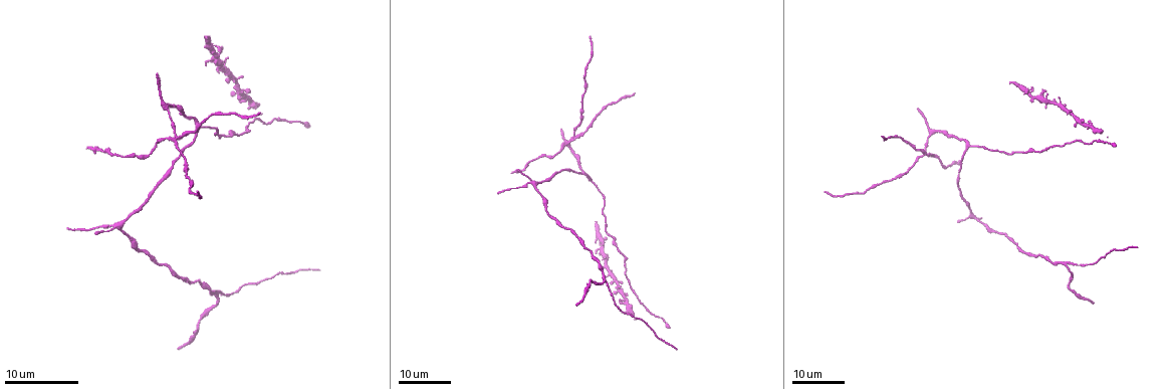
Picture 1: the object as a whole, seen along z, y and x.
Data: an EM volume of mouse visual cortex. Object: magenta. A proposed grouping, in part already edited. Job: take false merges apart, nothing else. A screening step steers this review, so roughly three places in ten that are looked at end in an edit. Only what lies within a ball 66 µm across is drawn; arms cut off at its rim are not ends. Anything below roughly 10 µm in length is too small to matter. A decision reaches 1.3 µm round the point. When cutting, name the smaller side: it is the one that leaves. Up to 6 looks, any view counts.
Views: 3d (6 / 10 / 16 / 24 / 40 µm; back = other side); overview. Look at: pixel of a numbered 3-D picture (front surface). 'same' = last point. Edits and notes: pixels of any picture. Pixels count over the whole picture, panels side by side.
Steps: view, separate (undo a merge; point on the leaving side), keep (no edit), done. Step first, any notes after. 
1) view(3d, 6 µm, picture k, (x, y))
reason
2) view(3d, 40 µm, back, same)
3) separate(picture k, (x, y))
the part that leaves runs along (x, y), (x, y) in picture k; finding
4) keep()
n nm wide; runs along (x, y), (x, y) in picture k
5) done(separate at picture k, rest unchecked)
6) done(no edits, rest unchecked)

view(3d, 16 µm, picture 1, (593, 182))
three arms meet

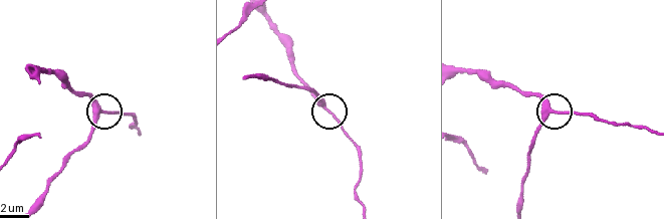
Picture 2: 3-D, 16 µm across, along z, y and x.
view(3d, 10 µm, picture 2, (102, 109))

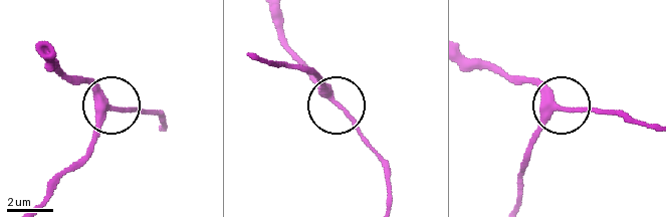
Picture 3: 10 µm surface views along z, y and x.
keep()
3 arms; runs along (516, 198), (526, 152), (559, 107), (524, 79) in picture 3; continuous, no second neuron

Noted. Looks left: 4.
view(3d, 16 µm, picture 1, (576, 136))
looks like a crossing

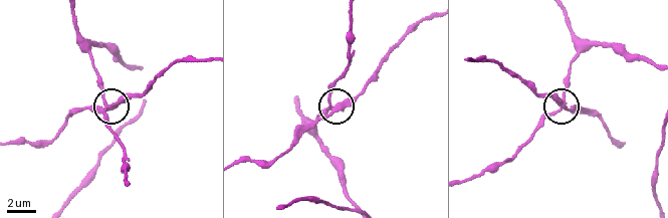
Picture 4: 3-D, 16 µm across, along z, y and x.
view(3d, 6 µm, picture 4, (111, 109))

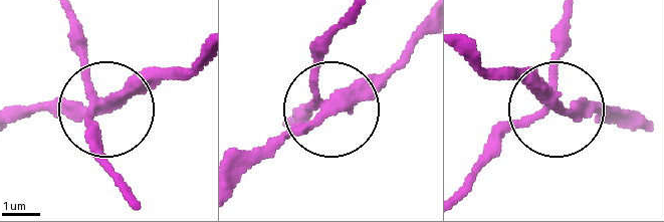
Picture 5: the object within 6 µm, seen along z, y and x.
separate(picture 5, (144, 78))
4 arms; the part that leaves runs along (99, 99), (17, 113) in picture 5; a second neuron is stuck on

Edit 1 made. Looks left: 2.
view(3d, 24 µm, picture 1, (1068, 263))
three arms meet

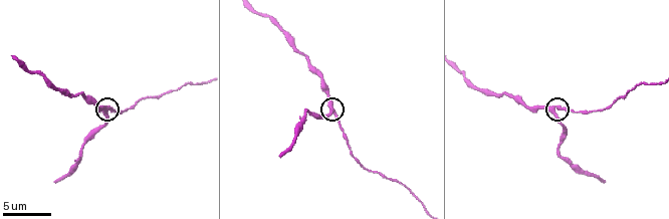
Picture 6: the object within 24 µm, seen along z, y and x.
view(3d, 6 µm, picture 6, (555, 113))

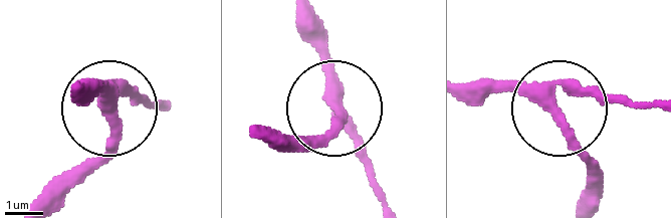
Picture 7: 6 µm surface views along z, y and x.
keep()
330 nm wide; runs along (295, 14), (333, 110), (308, 145) in picture 7; all the same neuron

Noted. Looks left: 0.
done(separate at picture 5, rest unchecked)

